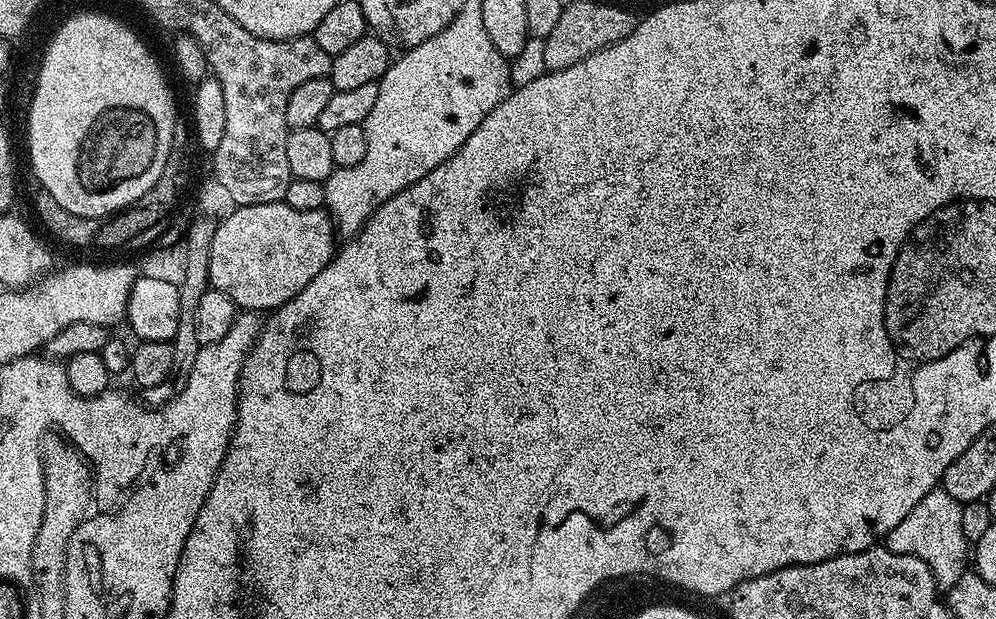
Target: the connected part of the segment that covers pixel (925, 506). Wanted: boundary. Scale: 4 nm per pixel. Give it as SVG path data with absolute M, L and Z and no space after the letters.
M937 486L890 534L886 537L886 547L894 554L910 554L914 558L922 558L926 566L934 574L937 585L941 589L952 588L958 582L958 578L966 575L967 566L970 564L970 541L966 534L962 534L962 506L946 494L943 487Z

